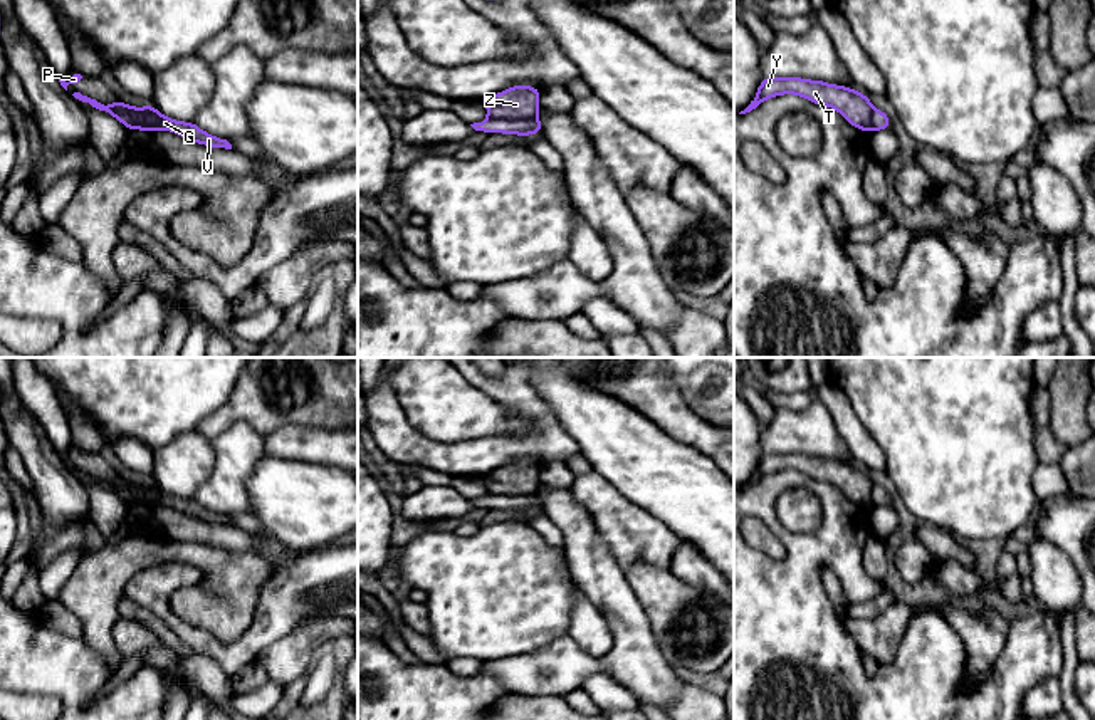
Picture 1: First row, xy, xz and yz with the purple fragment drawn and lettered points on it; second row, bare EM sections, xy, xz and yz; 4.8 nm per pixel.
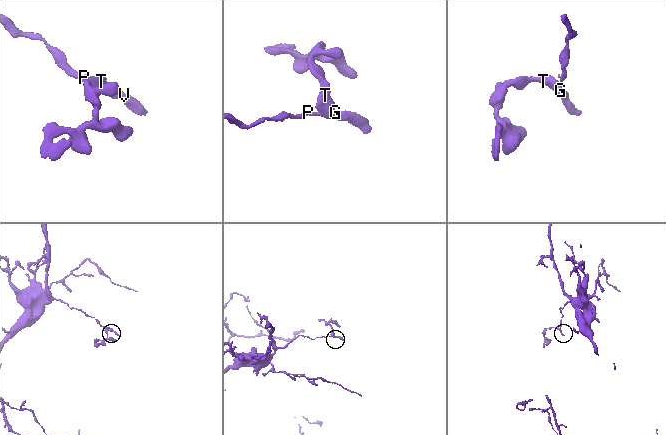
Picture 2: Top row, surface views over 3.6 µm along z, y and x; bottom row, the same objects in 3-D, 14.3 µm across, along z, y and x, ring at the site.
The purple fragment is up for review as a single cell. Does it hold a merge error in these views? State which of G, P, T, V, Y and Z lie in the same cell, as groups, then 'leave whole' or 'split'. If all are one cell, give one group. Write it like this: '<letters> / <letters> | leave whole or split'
G P V / T Y Z | split

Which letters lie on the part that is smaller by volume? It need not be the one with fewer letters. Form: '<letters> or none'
T, Y, Z

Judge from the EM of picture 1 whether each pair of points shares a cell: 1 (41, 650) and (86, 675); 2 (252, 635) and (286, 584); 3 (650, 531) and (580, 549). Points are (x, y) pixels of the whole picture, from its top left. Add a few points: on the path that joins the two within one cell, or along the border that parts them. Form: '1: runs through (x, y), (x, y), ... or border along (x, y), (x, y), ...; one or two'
1: runs through (52, 662), (74, 673); one
2: runs through (264, 623), (286, 601), (286, 596); one
3: border along (585, 509), (598, 537), (625, 573); two

